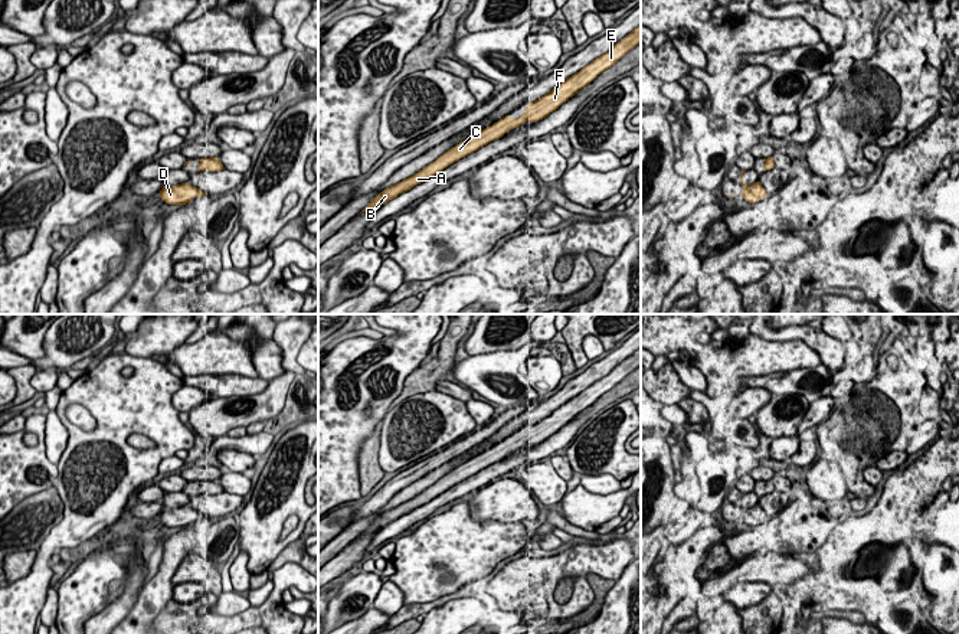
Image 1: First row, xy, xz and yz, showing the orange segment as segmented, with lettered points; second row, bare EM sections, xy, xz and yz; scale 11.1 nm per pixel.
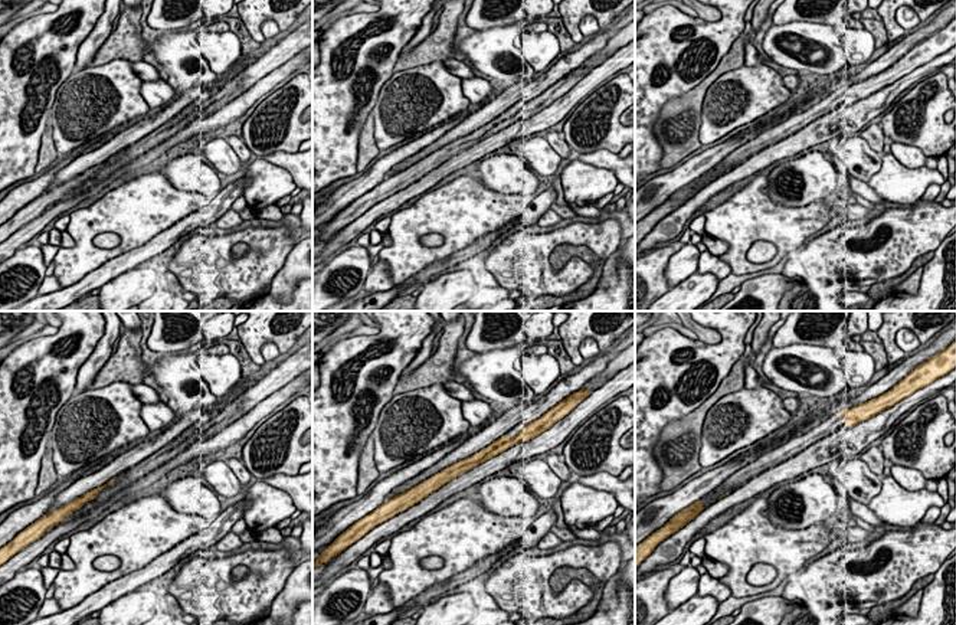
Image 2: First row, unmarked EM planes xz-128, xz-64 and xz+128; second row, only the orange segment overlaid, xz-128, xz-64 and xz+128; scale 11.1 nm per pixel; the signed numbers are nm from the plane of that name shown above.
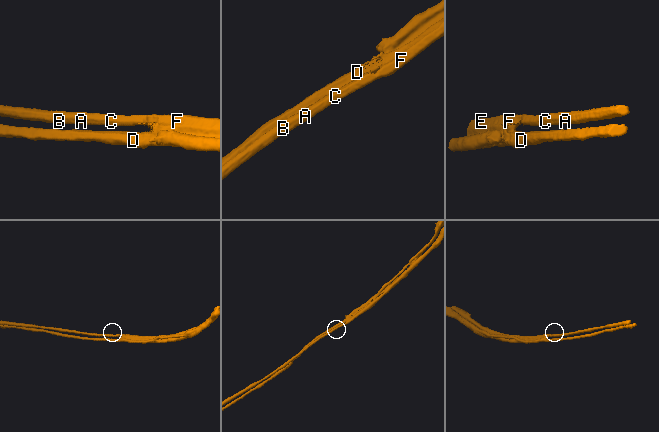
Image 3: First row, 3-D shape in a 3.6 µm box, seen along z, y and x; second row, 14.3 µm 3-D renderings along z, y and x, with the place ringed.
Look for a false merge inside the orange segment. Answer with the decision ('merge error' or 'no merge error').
no merge error

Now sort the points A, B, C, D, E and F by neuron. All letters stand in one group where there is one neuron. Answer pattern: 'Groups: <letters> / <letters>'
Groups: A B C D E F

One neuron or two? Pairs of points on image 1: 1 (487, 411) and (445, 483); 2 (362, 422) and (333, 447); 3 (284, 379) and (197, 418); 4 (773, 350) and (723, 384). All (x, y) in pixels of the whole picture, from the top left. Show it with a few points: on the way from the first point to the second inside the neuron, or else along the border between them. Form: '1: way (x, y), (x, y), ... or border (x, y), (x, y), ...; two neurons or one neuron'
1: border (493, 418), (483, 427); two neurons
2: way (354, 425), (340, 440); one neuron
3: way (265, 402), (249, 417), (221, 418); one neuron
4: way (761, 358), (749, 358), (736, 371); one neuron

